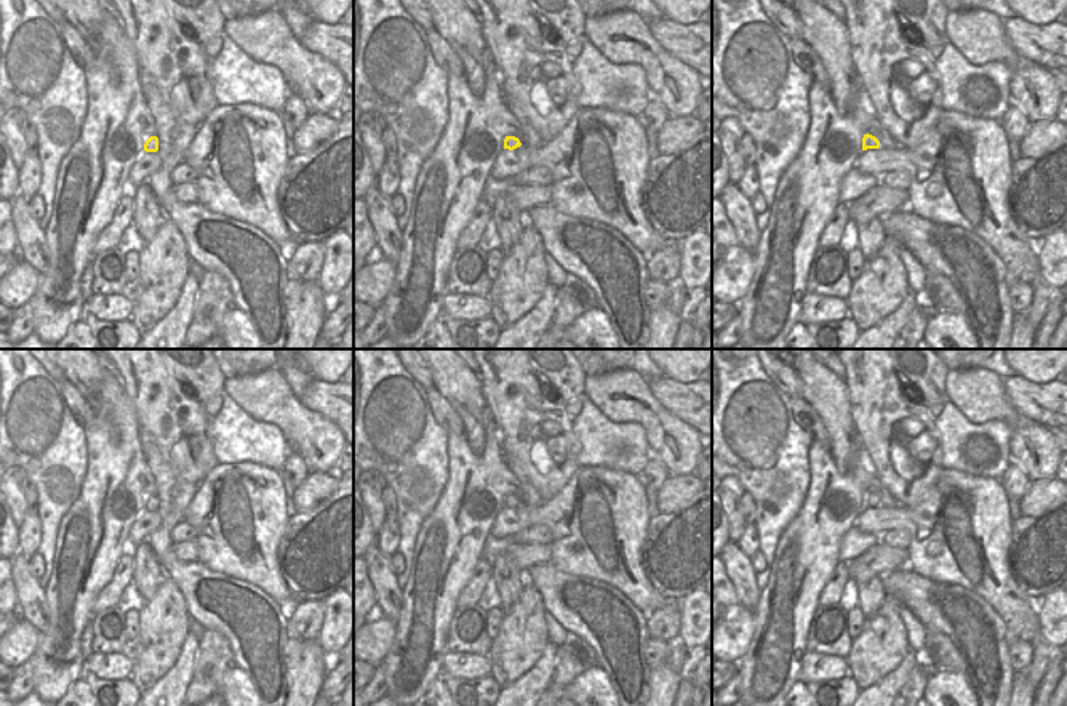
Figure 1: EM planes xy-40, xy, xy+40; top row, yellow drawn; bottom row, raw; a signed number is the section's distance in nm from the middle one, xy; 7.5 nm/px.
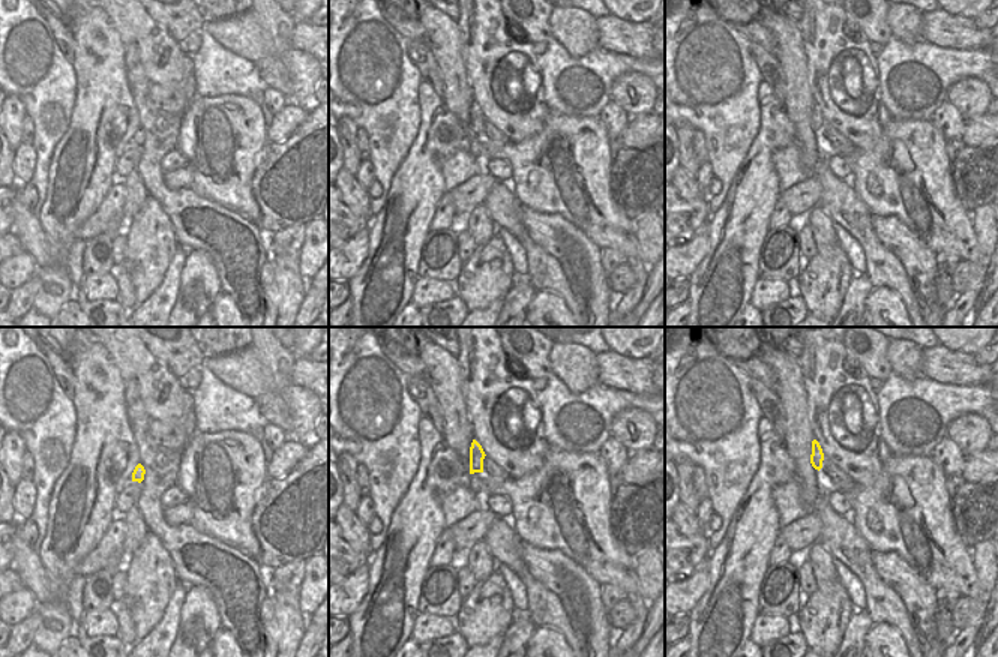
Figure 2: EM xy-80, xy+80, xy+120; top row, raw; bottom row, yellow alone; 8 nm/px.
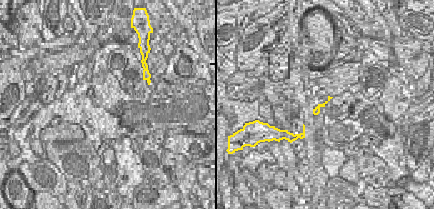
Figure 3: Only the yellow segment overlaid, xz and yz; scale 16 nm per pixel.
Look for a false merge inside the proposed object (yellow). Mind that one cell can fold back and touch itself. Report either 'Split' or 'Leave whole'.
Leave whole

